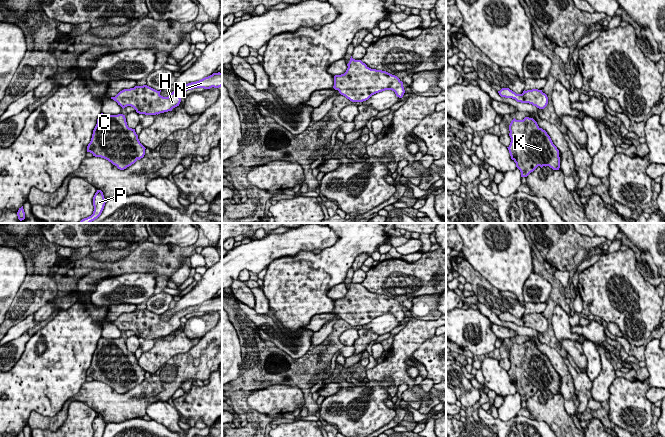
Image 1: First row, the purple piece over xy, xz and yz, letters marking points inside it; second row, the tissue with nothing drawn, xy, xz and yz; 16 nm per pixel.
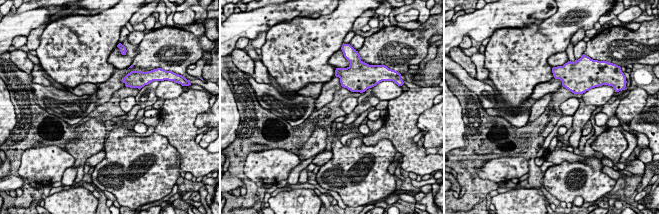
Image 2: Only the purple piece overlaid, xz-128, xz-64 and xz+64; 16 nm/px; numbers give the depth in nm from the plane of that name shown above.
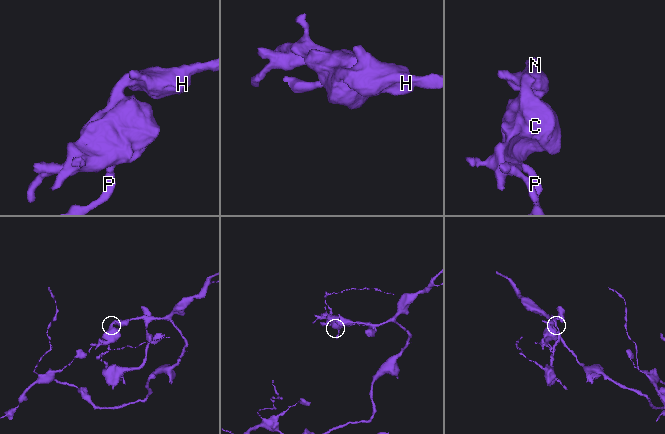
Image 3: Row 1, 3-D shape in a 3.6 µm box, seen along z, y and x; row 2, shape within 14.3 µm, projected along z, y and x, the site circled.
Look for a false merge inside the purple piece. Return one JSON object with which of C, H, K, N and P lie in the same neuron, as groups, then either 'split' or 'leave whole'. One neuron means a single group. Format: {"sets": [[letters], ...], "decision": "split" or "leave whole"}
{"sets": [["C", "H", "K", "N", "P"]], "decision": "leave whole"}

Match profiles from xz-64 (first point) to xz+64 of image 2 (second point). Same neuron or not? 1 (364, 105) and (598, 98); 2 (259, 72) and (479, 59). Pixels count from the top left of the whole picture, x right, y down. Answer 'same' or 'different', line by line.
1: different
2: same

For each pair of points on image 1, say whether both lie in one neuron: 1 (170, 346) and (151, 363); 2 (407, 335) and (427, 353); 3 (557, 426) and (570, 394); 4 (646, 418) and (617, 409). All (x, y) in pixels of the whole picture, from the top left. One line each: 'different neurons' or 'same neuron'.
1: same neuron
2: different neurons
3: different neurons
4: same neuron

